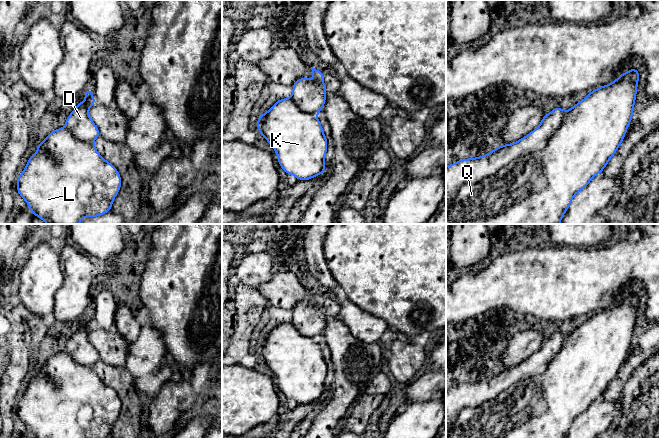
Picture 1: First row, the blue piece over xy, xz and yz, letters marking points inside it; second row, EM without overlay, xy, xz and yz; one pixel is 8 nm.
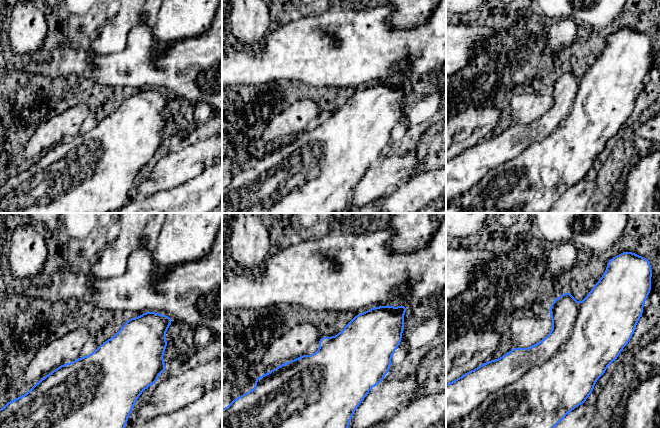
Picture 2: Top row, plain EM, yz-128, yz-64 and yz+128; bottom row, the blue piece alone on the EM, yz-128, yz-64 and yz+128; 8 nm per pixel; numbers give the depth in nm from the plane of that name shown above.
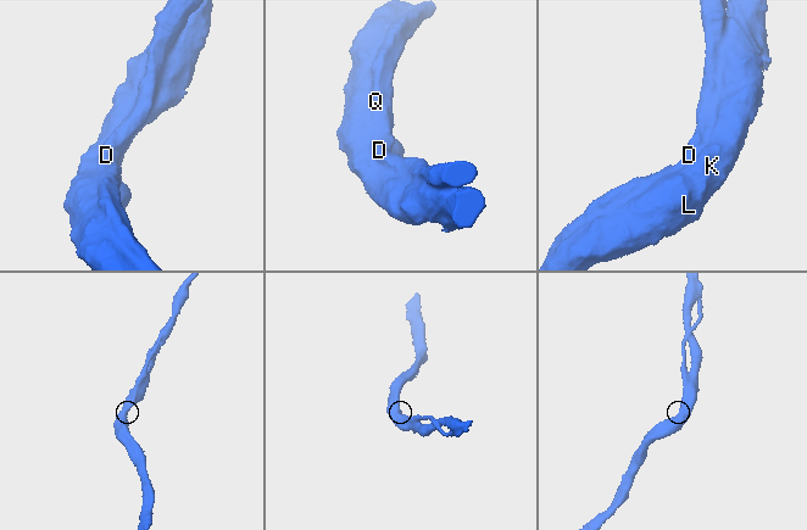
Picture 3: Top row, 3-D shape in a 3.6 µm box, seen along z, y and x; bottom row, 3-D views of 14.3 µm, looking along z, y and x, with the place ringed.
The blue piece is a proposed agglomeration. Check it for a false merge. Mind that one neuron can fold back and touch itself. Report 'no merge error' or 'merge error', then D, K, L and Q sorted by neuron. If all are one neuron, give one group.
no merge error; D K L Q

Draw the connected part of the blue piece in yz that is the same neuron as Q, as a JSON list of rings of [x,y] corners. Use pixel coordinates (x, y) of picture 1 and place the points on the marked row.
[[[632,68],[628,72],[622,73],[611,84],[591,91],[586,98],[578,104],[573,105],[569,111],[565,111],[562,108],[554,108],[549,114],[544,115],[540,125],[536,129],[517,142],[496,147],[486,155],[463,159],[446,166],[446,224],[560,224],[573,197],[587,187],[594,176],[601,174],[623,141],[632,120],[638,80],[639,71]]]

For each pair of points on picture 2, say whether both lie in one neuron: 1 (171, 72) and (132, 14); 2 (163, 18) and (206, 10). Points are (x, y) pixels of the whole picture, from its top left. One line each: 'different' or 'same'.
1: different
2: same

